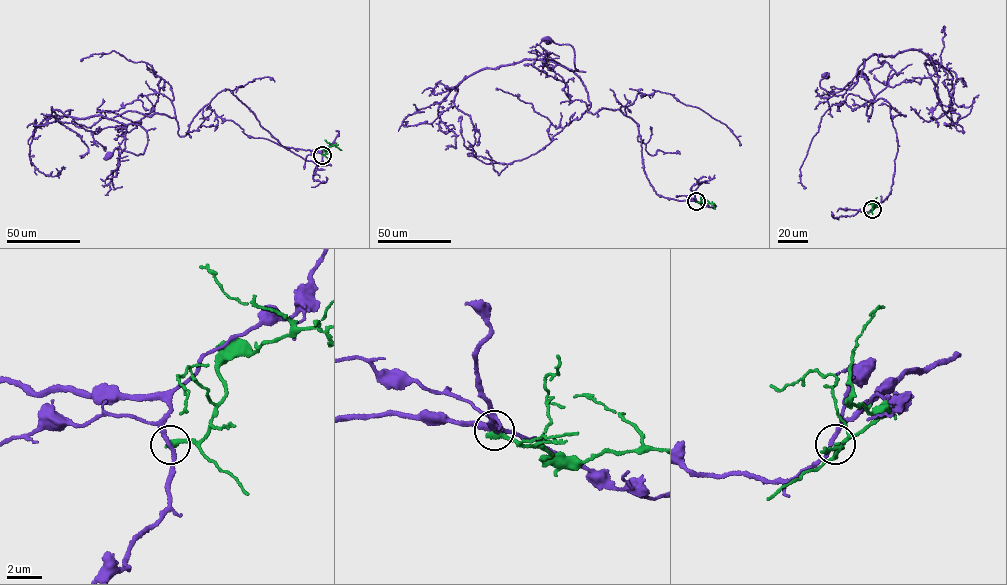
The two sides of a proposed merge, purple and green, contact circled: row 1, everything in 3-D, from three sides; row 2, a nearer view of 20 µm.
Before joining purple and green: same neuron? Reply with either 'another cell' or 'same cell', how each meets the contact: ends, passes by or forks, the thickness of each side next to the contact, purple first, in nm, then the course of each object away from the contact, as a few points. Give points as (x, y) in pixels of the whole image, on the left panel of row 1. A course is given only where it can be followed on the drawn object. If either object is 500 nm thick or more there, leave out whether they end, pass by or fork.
another cell | purple passes by | green ends | 220/400 nm | purple via (322, 155), (226, 89), (180, 136), (161, 77), (137, 121), (51, 111), (145, 129), (142, 154), (110, 156) | green via (322, 155), (334, 145), (341, 150)

